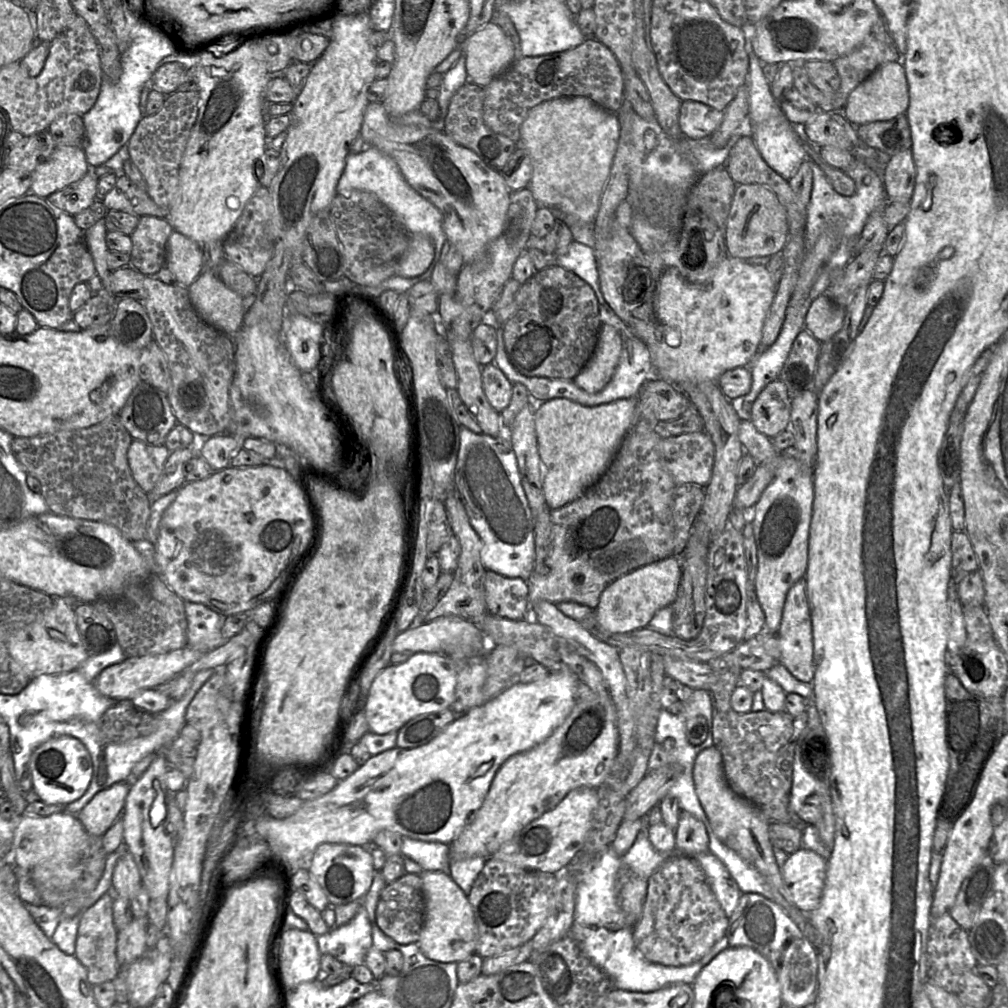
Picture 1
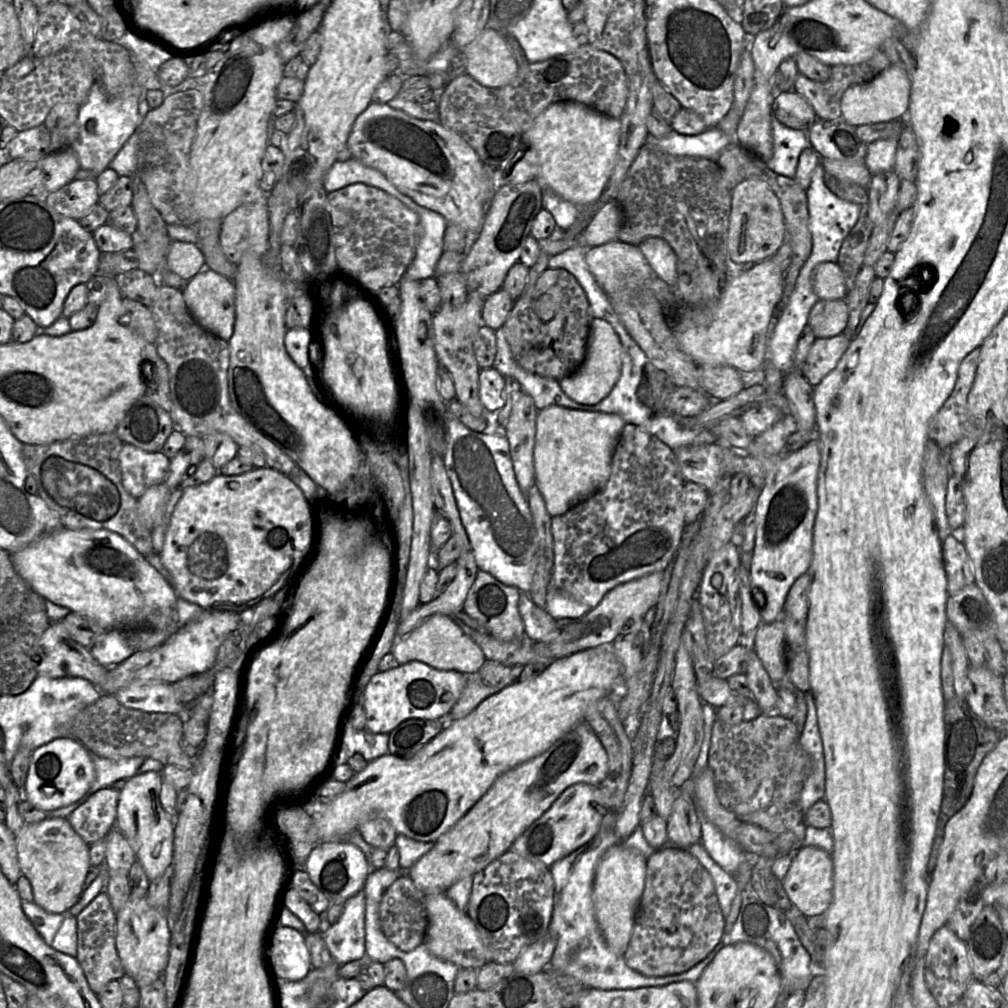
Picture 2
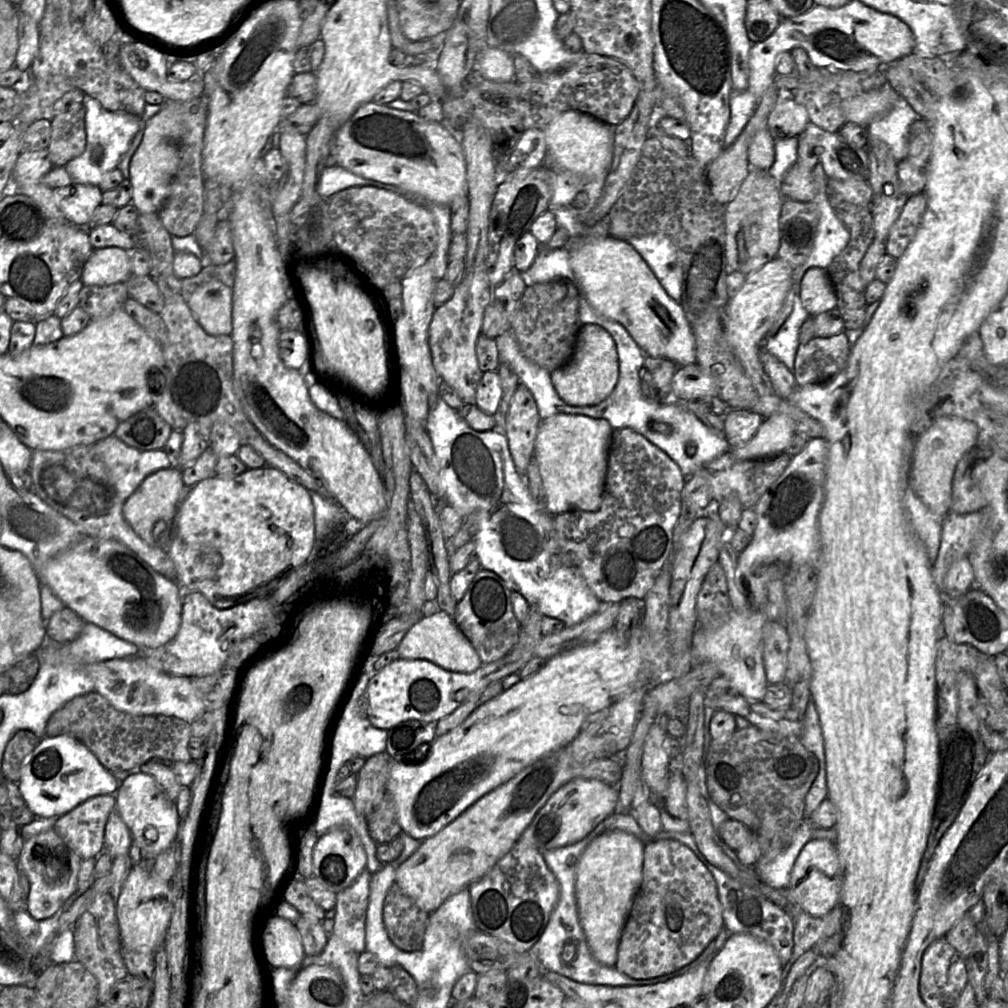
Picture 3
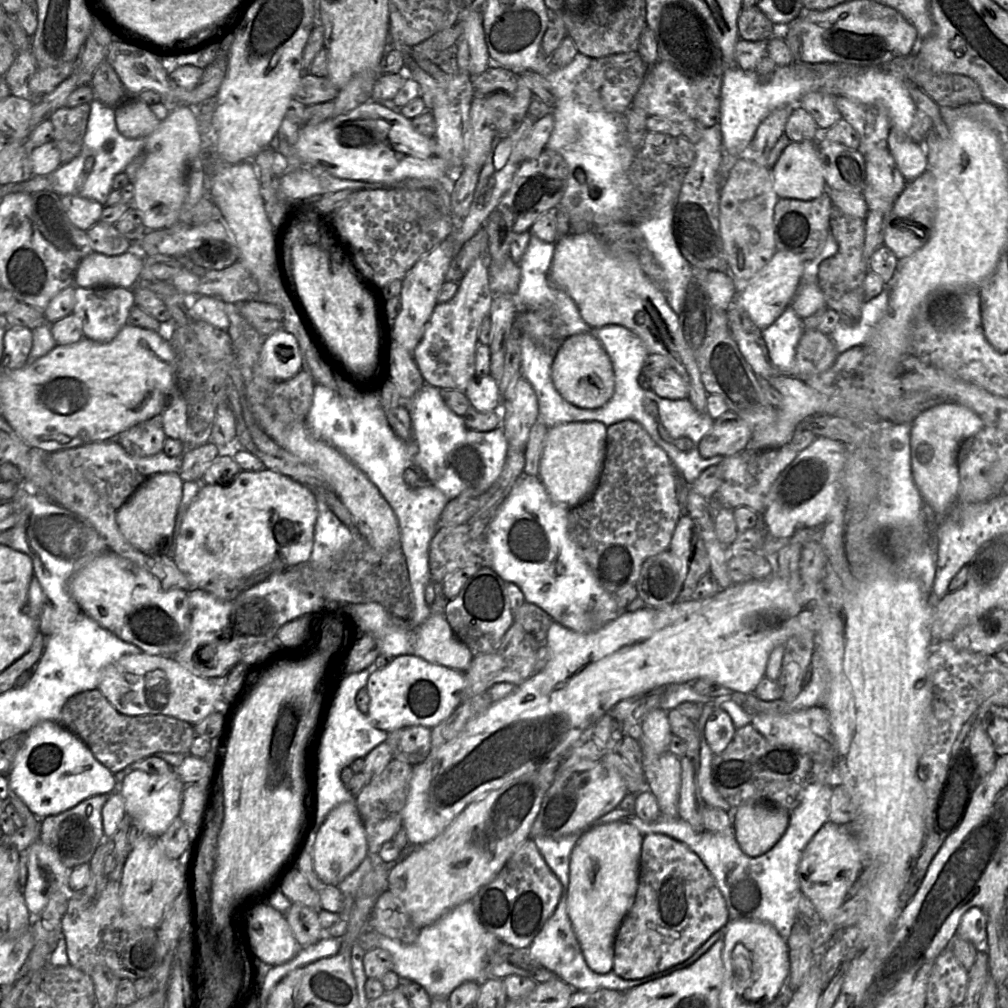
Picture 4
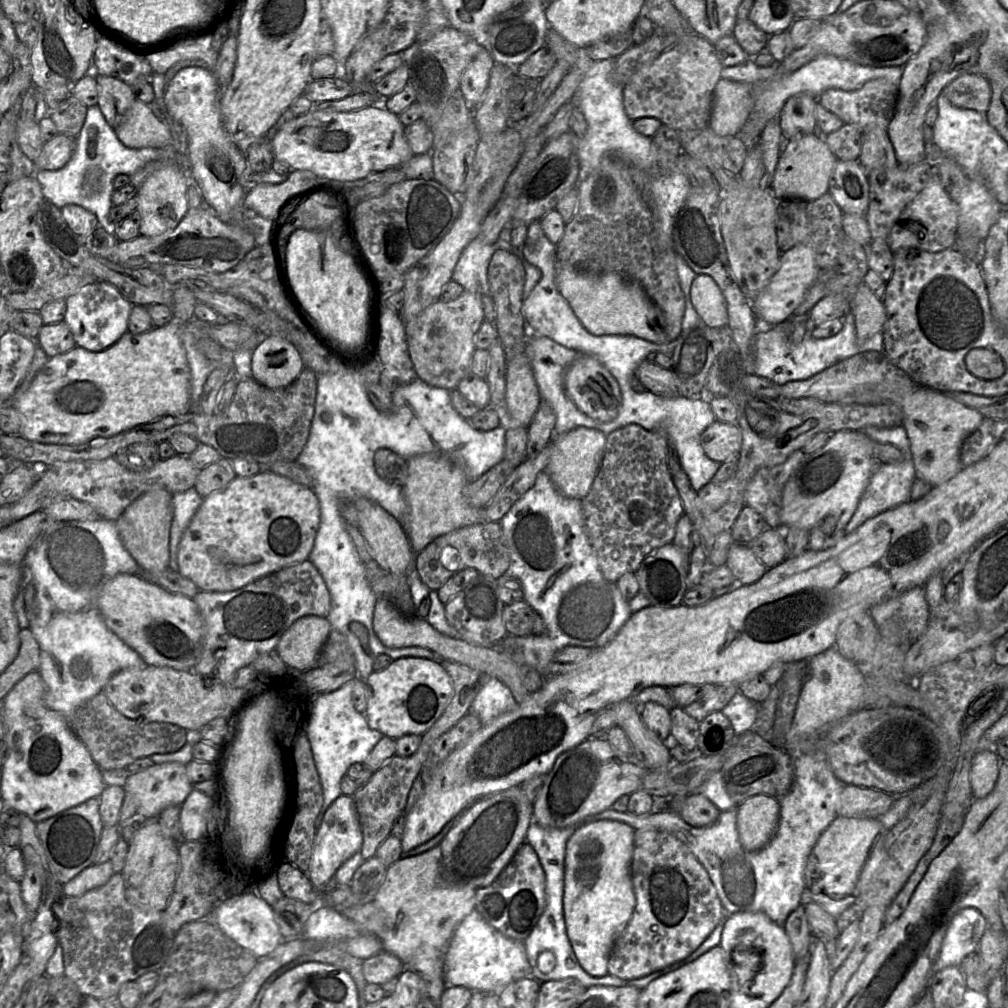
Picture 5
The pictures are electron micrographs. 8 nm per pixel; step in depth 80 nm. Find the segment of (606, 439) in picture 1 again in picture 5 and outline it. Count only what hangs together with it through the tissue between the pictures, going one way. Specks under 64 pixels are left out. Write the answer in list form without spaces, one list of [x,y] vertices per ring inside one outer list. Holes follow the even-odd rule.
[[[578,427],[551,441],[552,453],[545,471],[556,489],[569,498],[583,500],[591,489],[603,457],[607,435],[603,432]]]

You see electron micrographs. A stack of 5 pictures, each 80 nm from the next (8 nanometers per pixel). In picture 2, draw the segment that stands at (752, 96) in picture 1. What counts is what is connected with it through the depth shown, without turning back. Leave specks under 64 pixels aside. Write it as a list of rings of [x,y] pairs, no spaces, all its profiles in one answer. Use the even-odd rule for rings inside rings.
[[[771,114],[773,156],[766,162],[775,173],[793,178],[801,152],[810,147],[807,133],[783,125]]]

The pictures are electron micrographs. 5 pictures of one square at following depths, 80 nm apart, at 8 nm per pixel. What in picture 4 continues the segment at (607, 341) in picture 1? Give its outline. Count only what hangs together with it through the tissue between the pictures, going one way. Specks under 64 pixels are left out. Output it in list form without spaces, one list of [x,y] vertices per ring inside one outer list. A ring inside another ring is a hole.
[[[590,333],[562,341],[552,365],[552,380],[558,393],[570,404],[582,409],[597,409],[610,401],[615,375],[610,357],[601,342]]]

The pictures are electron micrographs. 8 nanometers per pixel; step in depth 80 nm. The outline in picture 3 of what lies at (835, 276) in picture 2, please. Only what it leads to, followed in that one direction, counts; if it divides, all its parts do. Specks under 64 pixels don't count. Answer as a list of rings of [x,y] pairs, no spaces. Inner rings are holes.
[[[812,267],[805,273],[799,295],[810,316],[833,309],[837,305],[834,287],[824,268]]]

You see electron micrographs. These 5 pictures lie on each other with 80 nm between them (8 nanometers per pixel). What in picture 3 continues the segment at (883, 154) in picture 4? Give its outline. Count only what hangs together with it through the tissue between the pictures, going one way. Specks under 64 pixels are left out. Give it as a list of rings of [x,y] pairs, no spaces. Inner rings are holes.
[[[898,192],[889,197],[875,197],[871,199],[870,210],[873,216],[874,236],[886,240],[888,233],[897,221],[907,201],[907,196]]]

